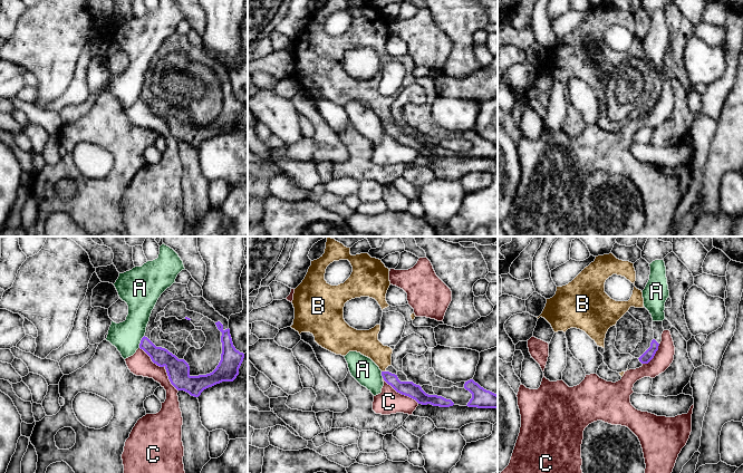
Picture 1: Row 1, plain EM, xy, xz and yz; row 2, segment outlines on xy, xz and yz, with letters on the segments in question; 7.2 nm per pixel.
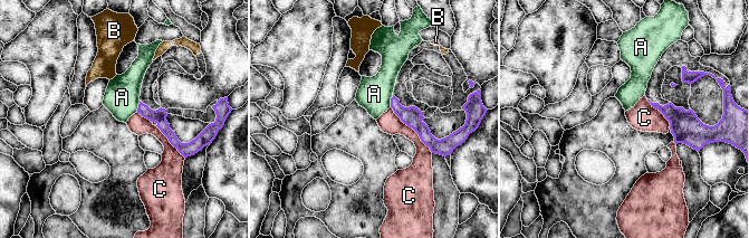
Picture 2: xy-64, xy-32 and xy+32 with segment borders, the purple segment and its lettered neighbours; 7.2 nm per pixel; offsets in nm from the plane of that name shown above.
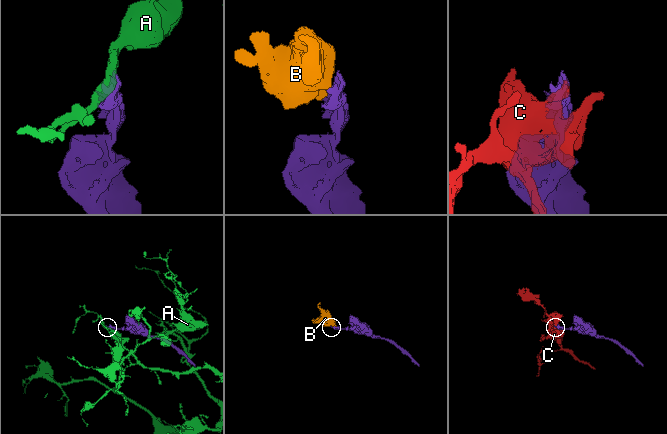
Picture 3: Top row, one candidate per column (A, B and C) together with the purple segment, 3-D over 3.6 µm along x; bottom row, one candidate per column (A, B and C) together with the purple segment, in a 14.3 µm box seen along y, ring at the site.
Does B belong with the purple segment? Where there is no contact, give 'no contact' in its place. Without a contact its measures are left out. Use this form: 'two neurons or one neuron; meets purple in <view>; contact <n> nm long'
one neuron; meets purple in xz; contact 30 nm long

